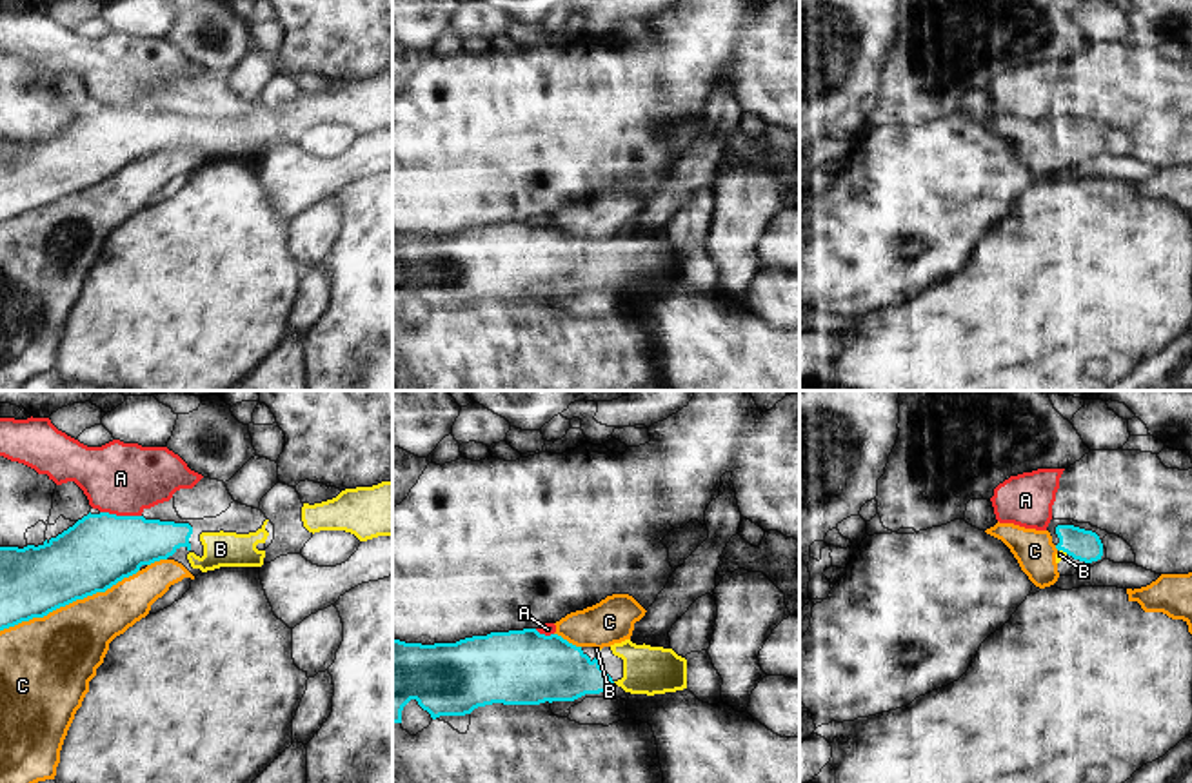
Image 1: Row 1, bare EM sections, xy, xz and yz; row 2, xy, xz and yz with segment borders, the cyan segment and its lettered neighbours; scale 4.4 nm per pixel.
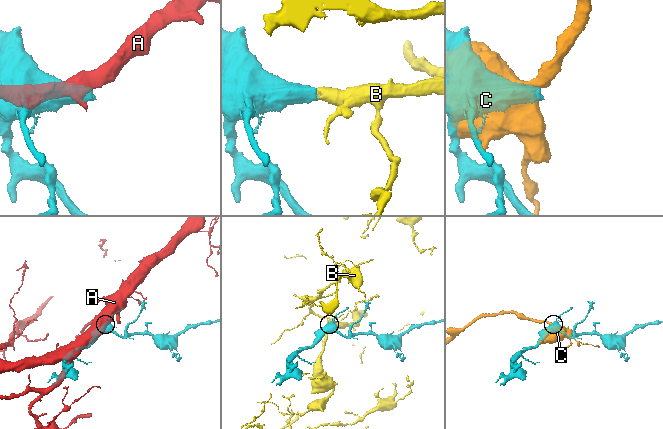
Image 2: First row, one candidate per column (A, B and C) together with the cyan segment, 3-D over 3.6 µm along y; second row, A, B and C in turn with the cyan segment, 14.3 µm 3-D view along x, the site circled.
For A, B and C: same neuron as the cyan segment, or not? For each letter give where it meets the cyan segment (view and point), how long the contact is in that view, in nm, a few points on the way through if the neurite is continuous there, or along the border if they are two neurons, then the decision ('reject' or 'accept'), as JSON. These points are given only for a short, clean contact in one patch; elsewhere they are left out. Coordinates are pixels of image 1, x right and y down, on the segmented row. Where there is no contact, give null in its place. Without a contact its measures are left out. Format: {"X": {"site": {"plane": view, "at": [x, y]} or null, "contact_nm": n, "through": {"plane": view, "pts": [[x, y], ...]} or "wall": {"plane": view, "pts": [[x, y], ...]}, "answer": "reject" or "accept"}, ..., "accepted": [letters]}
{"A": {"site": {"plane": "xy", "at": [120, 516]}, "contact_nm": 190, "answer": "reject"}, "B": {"site": {"plane": "yz", "at": [1063, 551]}, "contact_nm": 40, "through": {"plane": "yz", "pts": [[1085, 545], [1063, 551], [1060, 555]]}, "answer": "accept"}, "C": {"site": {"plane": "xy", "at": [69, 602]}, "contact_nm": 650, "answer": "reject"}, "accepted": ["B"]}

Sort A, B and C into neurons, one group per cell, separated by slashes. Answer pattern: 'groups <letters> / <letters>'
groups A / B / C

